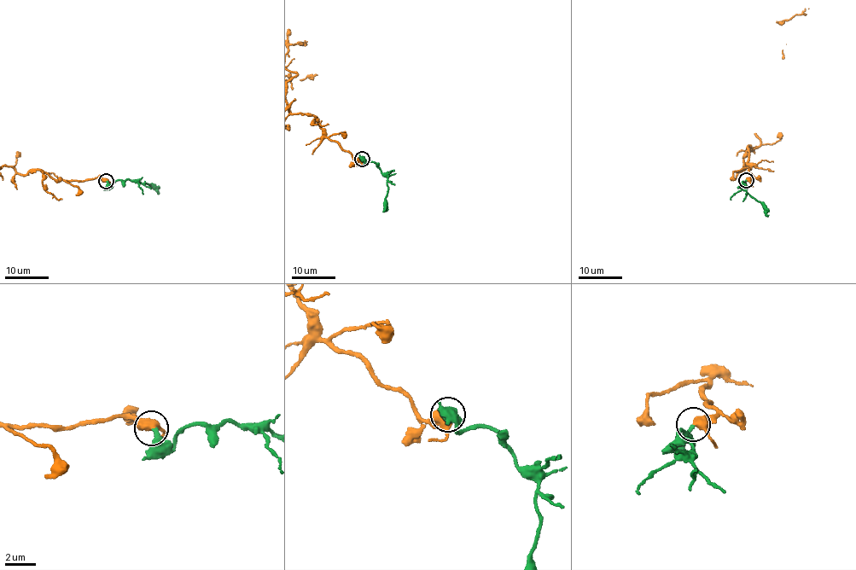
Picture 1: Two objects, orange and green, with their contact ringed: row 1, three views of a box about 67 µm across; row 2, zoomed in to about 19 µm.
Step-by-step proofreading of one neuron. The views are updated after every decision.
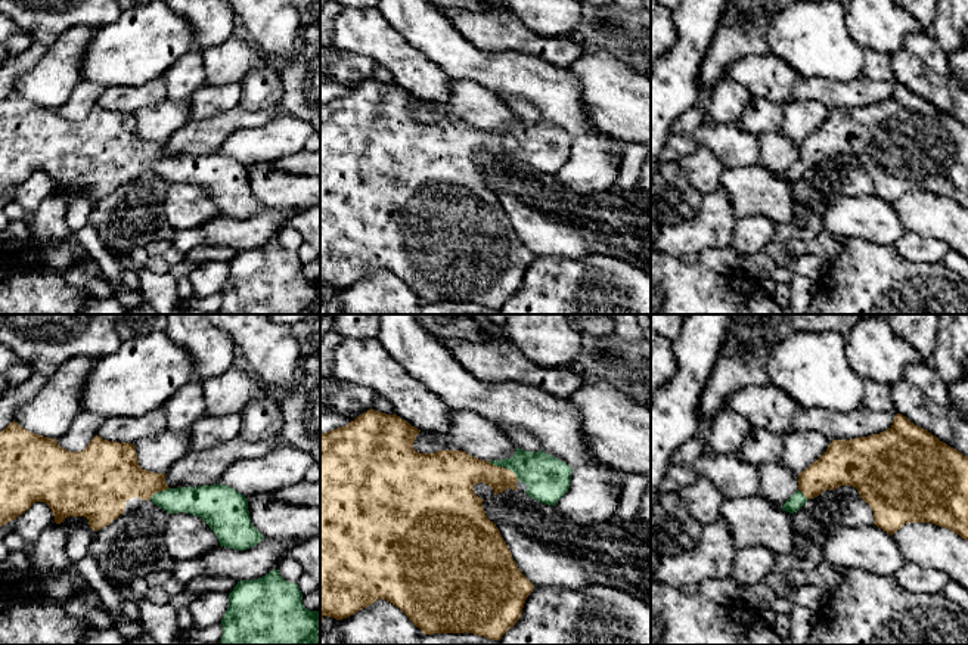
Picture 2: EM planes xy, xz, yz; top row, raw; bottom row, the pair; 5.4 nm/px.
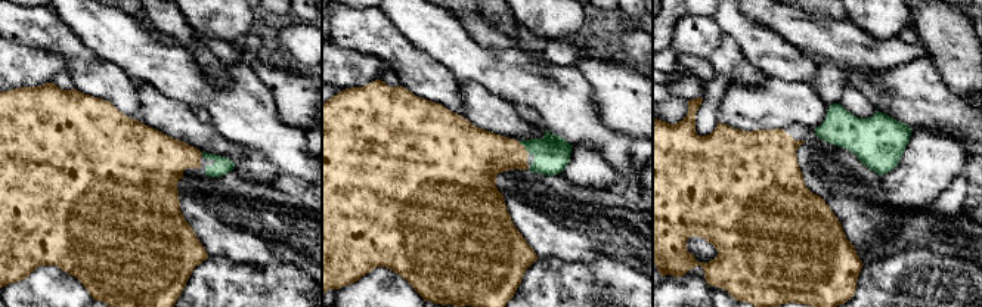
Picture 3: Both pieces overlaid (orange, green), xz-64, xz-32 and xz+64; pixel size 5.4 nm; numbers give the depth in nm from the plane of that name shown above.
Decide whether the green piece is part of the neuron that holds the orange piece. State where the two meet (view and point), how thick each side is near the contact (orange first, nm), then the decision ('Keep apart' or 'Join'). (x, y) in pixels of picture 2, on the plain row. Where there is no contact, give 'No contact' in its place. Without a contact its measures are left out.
Touches orange at xz (505, 138). Thickness 220 nm (orange) against 240 nm. Join

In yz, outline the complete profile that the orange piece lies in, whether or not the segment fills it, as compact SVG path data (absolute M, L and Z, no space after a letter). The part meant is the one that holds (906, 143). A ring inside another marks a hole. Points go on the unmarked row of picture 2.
M902 83L879 103L832 109L826 121L798 143L798 159L782 179L794 183L825 159L853 155L872 177L875 195L894 204L909 192L931 192L968 210L968 127Z

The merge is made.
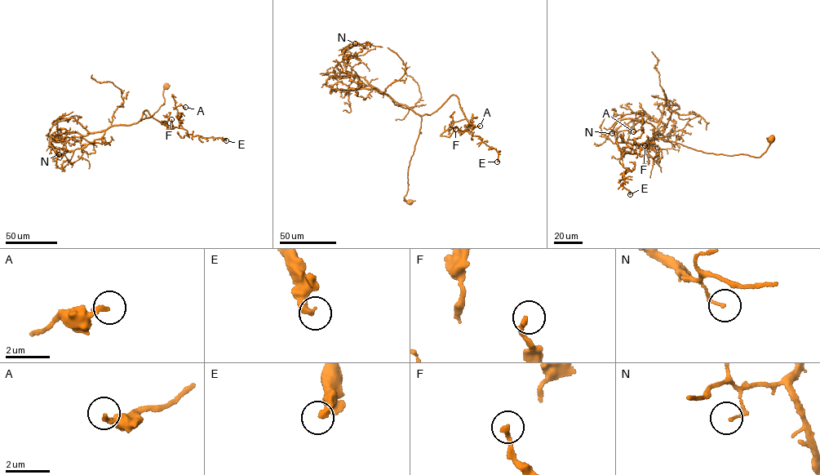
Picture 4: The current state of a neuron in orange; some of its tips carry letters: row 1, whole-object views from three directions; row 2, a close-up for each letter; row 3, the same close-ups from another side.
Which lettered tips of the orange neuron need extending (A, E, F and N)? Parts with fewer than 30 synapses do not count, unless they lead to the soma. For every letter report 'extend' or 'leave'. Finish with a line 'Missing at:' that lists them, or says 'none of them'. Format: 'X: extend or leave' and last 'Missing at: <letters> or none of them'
A: leave
E: leave
F: leave
N: leave
Missing at: none of them

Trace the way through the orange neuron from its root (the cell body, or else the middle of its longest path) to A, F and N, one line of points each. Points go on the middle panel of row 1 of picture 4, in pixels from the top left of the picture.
A: (409, 202), (404, 200), (408, 168), (421, 116), (432, 113), (454, 95), (471, 123), (467, 126), (480, 126)
F: (409, 202), (404, 200), (408, 168), (421, 116), (454, 95), (465, 117), (441, 135), (449, 136), (455, 129)
N: (409, 202), (404, 200), (408, 168), (421, 117), (351, 79), (343, 50), (355, 43)

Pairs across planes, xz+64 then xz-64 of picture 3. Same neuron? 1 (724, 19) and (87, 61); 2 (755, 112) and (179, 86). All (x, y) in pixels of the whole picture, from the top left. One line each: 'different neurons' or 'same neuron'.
1: different neurons
2: different neurons

